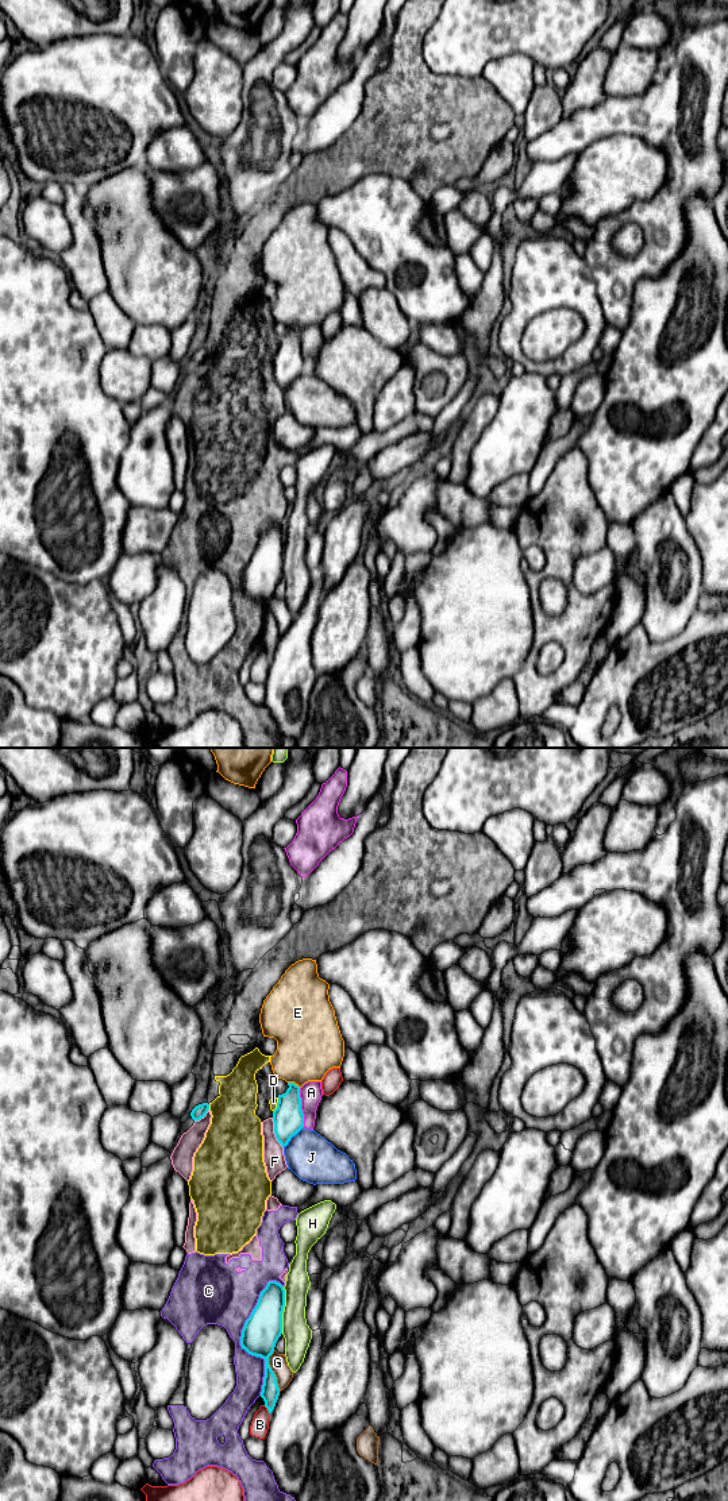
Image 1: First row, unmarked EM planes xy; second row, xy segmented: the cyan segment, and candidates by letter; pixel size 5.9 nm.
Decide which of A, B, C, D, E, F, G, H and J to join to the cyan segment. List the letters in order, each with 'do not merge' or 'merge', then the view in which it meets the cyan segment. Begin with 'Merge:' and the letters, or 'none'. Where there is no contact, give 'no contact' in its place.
Merge: none
A: do not merge | xy
B: do not merge | xy
C: do not merge | xy
D: do not merge | xy
E: do not merge | xy
F: do not merge | xy
G: do not merge | xy
H: do not merge | xy
J: do not merge | xy

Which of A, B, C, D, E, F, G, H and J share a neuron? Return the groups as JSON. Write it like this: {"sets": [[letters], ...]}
{"sets": [["A"], ["B"], ["C", "D", "F"], ["E"], ["G"], ["H"], ["J"]]}

